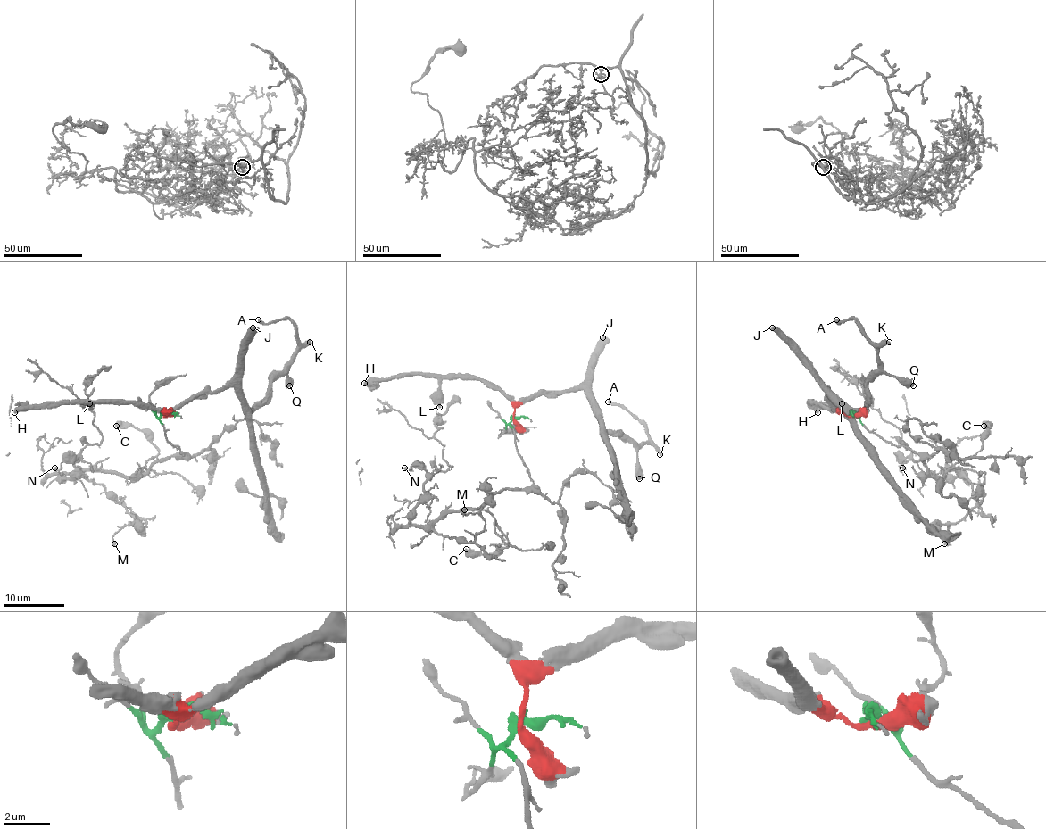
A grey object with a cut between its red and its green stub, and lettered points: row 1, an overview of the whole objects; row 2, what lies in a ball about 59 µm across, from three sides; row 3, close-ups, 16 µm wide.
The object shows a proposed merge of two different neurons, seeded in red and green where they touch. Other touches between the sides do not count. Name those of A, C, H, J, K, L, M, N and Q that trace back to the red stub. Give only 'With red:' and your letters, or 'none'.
With red: A, H, J, K, L, Q

